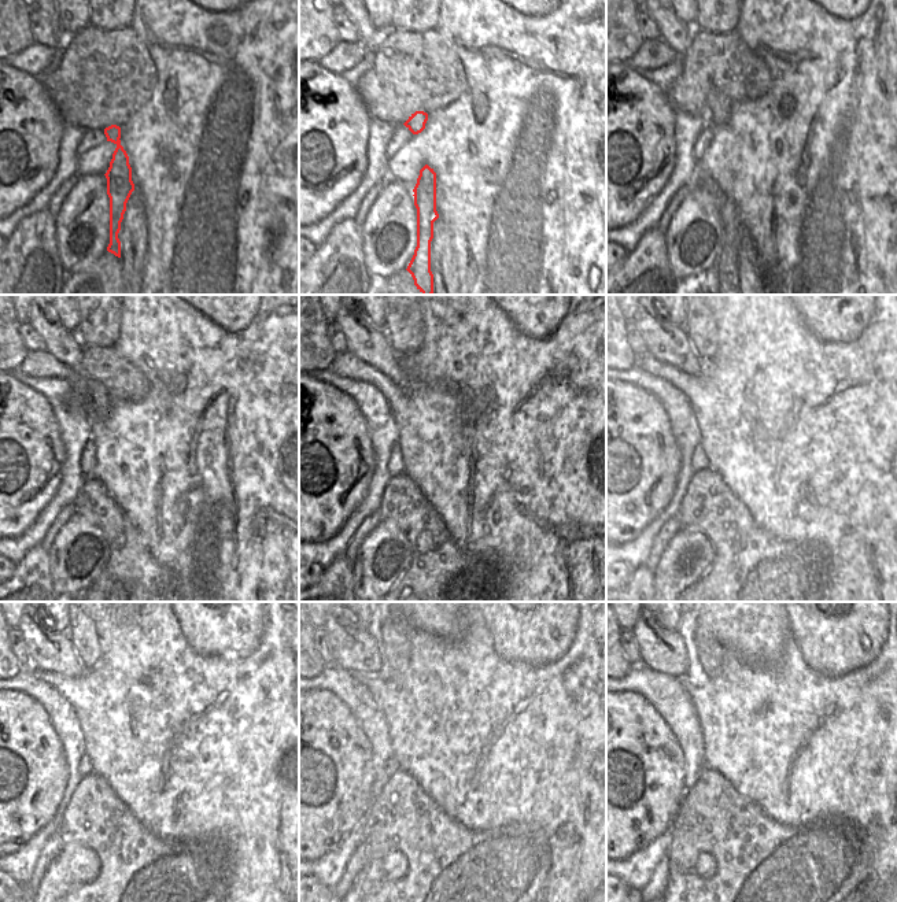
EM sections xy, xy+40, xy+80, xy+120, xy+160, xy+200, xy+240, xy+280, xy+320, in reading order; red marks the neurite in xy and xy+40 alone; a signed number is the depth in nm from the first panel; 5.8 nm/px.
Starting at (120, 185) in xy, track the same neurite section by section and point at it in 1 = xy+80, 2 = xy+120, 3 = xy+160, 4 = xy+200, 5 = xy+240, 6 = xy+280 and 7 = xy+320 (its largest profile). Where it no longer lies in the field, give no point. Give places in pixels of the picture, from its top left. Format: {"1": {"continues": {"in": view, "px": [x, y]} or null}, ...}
{"1": {"continues": {"in": "xy+80", "px": [726, 266]}}, "2": {"continues": {"in": "xy+120", "px": [98, 400]}}, "3": {"continues": {"in": "xy+160", "px": [365, 340]}}, "4": {"continues": {"in": "xy+200", "px": [670, 343]}}, "5": {"continues": {"in": "xy+240", "px": [50, 650]}}, "6": {"continues": {"in": "xy+280", "px": [355, 650]}}, "7": {"continues": {"in": "xy+320", "px": [661, 650]}}}

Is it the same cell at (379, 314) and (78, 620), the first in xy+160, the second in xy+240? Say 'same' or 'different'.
different

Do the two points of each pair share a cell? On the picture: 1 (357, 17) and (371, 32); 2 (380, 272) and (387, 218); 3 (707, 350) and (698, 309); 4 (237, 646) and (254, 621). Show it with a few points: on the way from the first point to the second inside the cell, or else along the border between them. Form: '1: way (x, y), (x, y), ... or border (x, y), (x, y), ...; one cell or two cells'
1: way (361, 21), (366, 28); one cell
2: way (377, 258), (373, 239), (369, 235), (373, 229); one cell
3: way (705, 340), (698, 318); one cell
4: way (237, 640), (250, 627); one cell

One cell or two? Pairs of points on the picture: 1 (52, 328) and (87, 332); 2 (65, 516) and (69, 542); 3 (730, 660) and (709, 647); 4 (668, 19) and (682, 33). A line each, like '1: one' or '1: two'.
1: two
2: two
3: two
4: one

